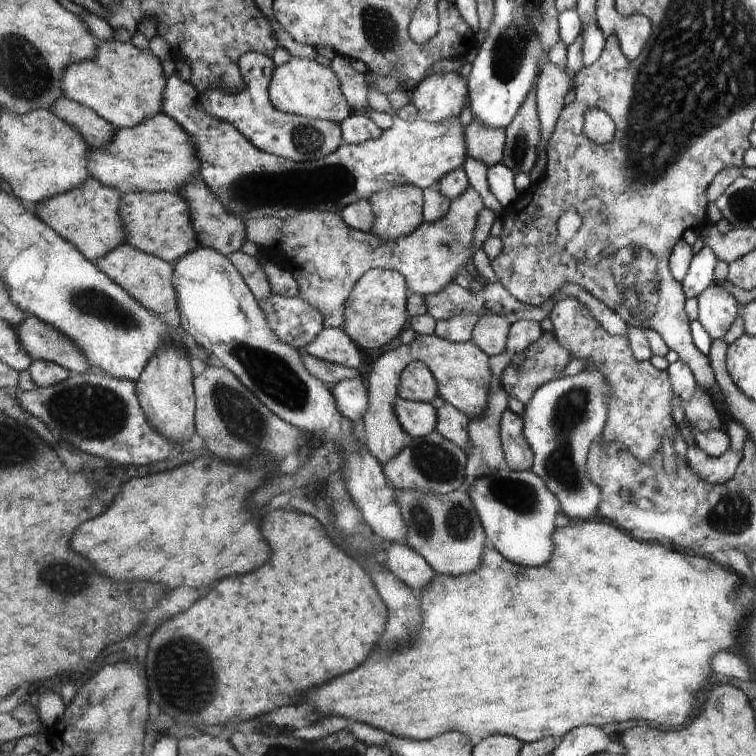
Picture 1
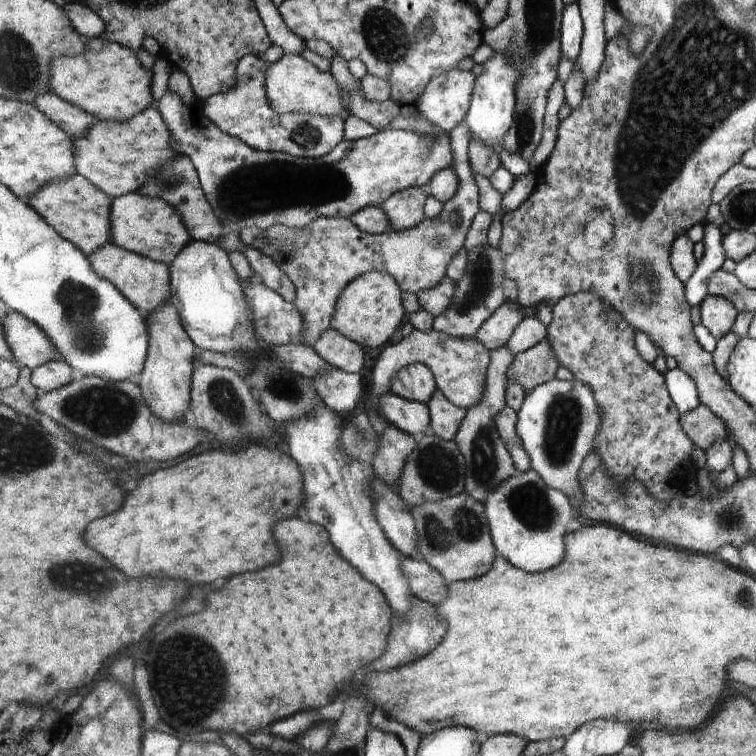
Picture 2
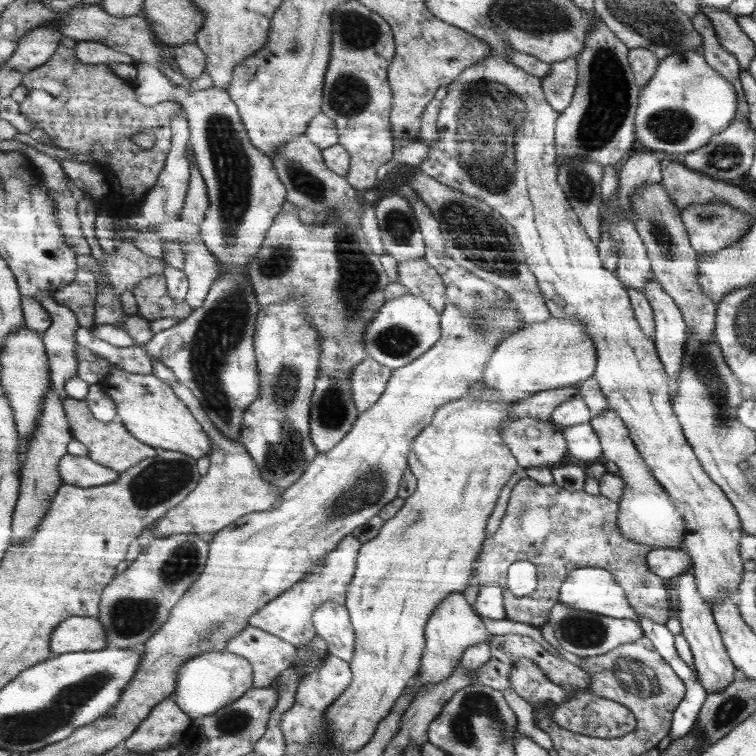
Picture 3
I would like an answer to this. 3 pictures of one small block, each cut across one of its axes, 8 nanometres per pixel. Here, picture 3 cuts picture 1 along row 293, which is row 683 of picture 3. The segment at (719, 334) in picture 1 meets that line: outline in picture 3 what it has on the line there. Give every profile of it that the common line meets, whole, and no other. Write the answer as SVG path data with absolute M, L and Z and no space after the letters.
M690 566L684 573L678 575L676 592L678 593L678 620L681 624L681 633L690 645L693 655L694 669L698 673L700 683L706 692L724 691L736 678L737 668L729 658L724 640L721 638L720 627L713 617L713 607L699 594L698 578L695 570Z

